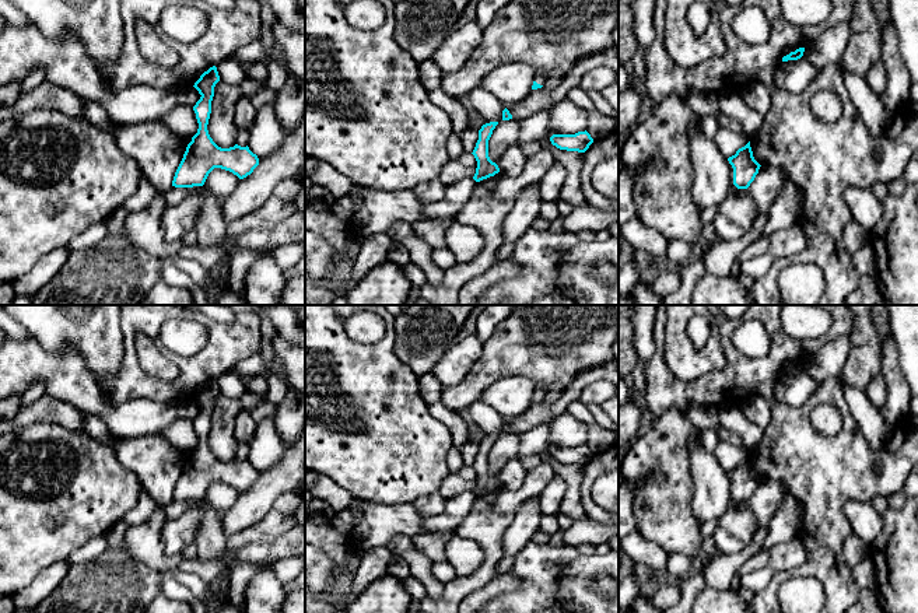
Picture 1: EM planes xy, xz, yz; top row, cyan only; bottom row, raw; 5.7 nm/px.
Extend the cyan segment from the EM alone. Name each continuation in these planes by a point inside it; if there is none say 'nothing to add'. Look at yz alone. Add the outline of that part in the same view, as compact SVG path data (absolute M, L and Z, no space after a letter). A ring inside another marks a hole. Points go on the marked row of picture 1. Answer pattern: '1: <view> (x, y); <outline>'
nothing to add

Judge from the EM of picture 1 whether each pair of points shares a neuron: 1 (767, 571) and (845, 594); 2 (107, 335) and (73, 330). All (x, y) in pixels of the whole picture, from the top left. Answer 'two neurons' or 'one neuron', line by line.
1: two neurons
2: one neuron

